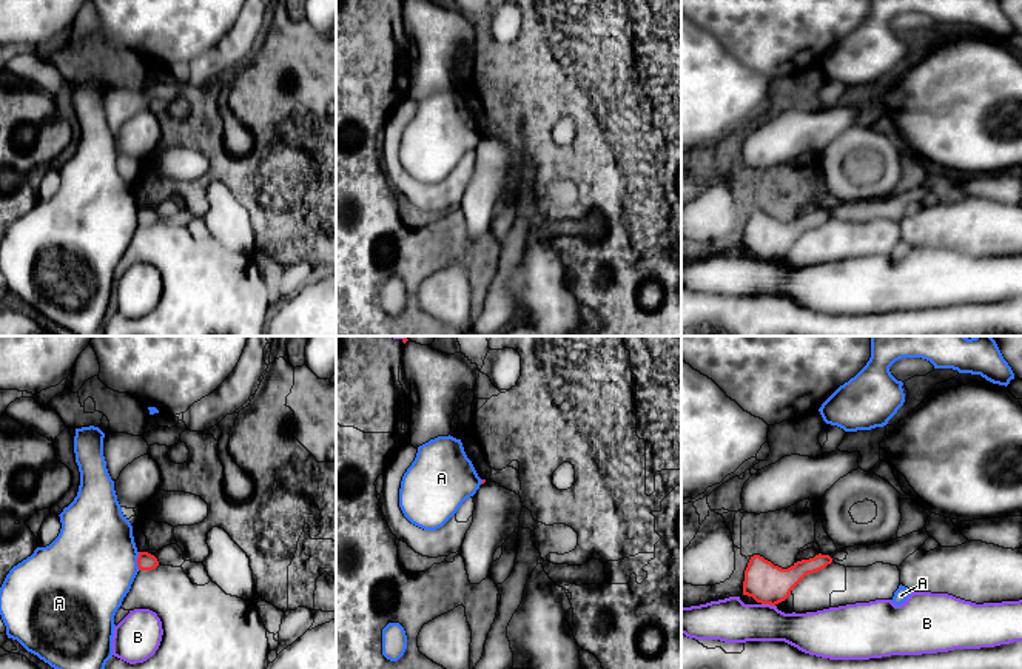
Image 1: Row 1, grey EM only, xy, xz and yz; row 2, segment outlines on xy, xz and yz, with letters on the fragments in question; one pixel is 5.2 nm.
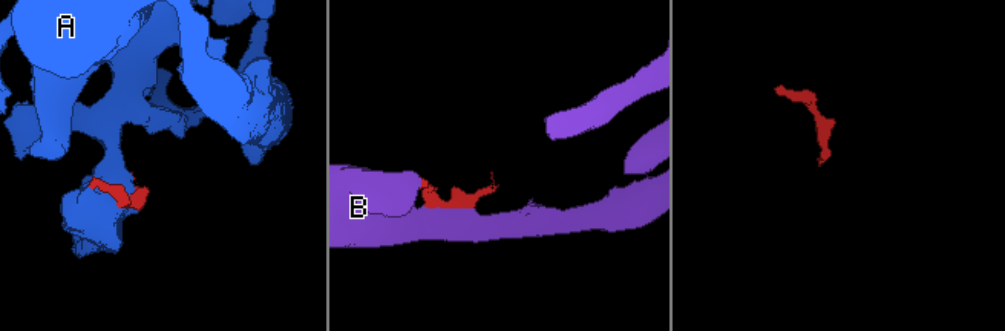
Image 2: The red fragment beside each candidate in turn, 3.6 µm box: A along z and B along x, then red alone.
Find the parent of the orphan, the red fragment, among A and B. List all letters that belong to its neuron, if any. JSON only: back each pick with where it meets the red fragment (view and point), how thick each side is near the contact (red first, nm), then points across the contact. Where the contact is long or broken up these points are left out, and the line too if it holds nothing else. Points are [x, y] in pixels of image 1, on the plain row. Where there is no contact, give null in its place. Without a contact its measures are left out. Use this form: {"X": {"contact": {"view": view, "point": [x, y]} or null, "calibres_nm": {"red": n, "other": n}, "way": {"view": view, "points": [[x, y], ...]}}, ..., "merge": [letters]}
{"merge": []}

